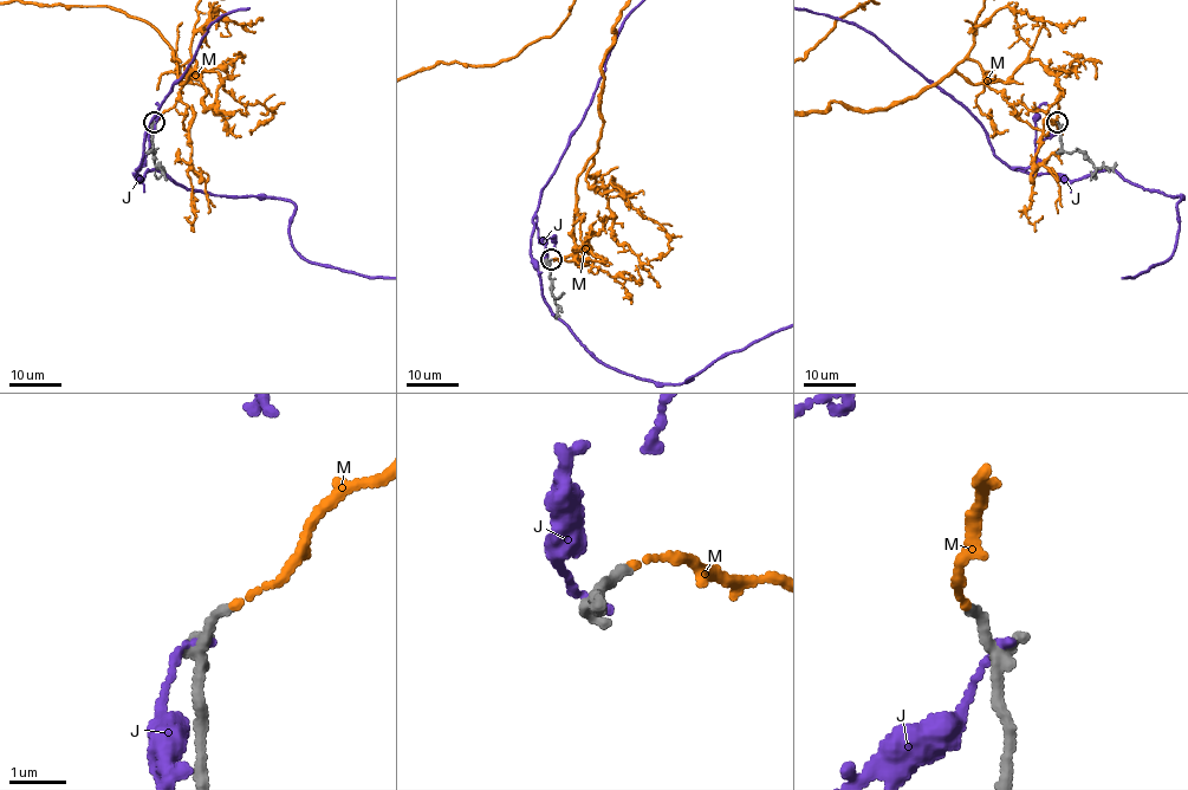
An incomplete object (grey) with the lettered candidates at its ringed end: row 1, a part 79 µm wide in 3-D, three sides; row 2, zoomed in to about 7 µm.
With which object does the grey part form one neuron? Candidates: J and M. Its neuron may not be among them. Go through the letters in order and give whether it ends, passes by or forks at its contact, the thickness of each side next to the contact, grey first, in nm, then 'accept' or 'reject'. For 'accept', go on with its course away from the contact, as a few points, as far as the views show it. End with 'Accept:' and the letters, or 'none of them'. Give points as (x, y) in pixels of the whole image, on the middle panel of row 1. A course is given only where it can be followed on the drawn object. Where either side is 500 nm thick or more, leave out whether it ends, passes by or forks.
J: it ends; calibres 280 and 120 nm; reject
M: it ends; calibres 170 and 90 nm; accept; course (551, 258), (584, 258), (572, 238), (576, 182), (597, 150), (602, 62), (616, 18)
Accept: M

